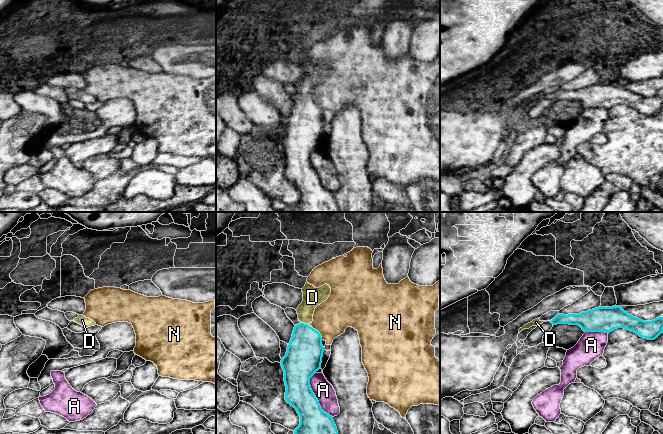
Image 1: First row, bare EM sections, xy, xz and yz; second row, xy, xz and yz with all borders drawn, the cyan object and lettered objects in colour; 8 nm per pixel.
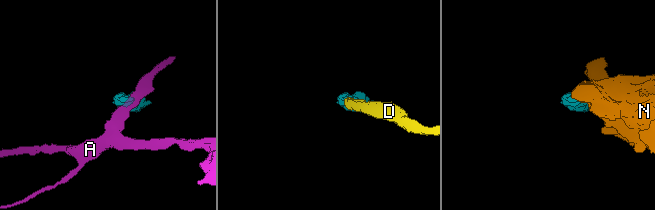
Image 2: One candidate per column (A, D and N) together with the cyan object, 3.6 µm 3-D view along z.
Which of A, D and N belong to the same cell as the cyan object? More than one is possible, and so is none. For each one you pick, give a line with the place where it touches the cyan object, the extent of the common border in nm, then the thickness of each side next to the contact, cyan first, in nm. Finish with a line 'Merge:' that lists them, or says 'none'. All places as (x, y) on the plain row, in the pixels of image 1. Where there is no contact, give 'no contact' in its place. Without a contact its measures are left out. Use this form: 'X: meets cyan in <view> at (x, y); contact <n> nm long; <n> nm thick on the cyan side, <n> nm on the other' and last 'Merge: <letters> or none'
D: meets cyan in xz at (305, 100); contact 70 nm long; 300 nm thick on the cyan side, 160 nm on the other
Merge: D

